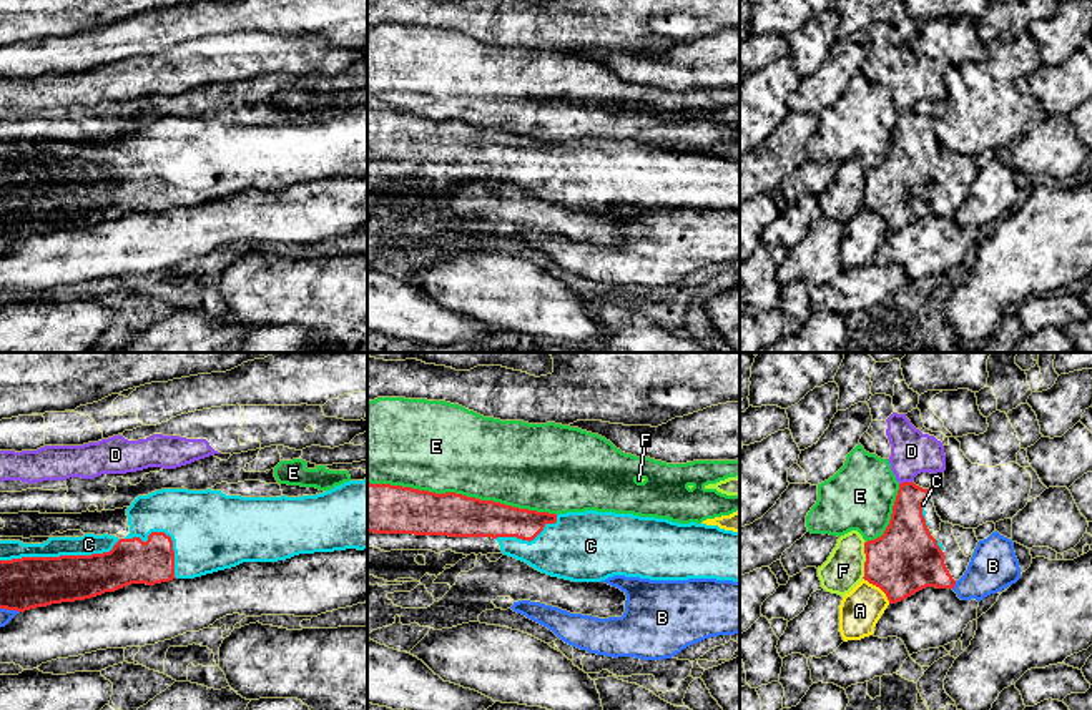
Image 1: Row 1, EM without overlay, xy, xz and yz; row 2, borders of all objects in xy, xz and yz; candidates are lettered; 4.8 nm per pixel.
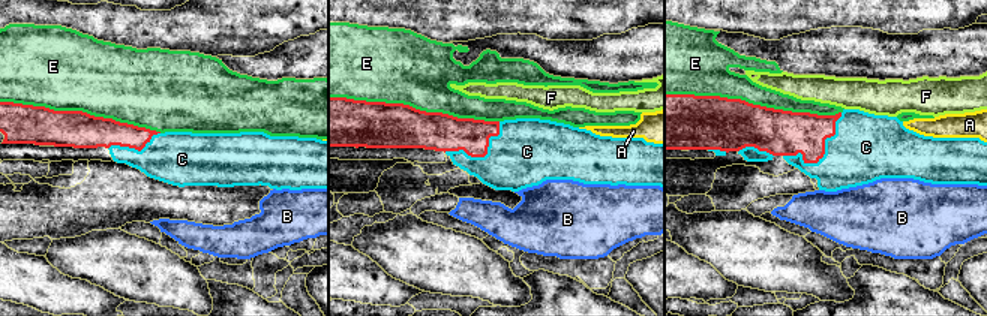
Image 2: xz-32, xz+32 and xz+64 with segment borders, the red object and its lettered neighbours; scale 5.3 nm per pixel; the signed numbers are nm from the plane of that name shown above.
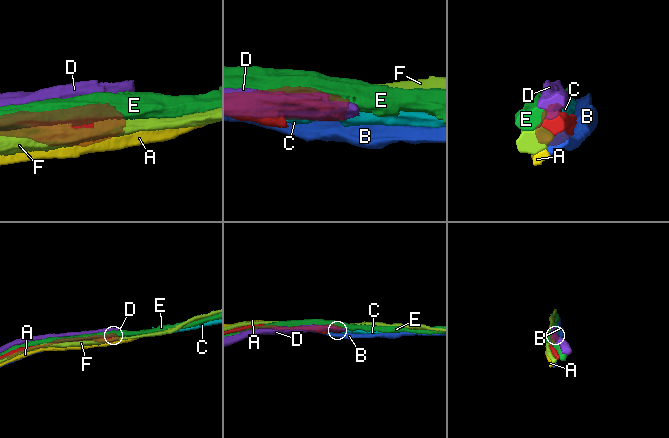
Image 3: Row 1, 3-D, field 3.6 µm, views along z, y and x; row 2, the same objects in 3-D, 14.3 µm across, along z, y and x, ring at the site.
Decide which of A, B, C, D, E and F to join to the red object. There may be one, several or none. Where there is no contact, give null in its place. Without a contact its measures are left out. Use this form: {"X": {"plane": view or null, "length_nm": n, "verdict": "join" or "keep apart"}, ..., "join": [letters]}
{"A": {"plane": "yz", "length_nm": 180, "verdict": "keep apart"}, "B": {"plane": "yz", "length_nm": 50, "verdict": "keep apart"}, "C": {"plane": "xy", "length_nm": 600, "verdict": "join"}, "D": {"plane": "yz", "length_nm": 70, "verdict": "keep apart"}, "E": {"plane": "xz", "length_nm": 950, "verdict": "keep apart"}, "F": {"plane": "yz", "length_nm": 180, "verdict": "keep apart"}, "join": ["C"]}

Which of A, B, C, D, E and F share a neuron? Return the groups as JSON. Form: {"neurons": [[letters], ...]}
{"neurons": [["A"], ["B"], ["C"], ["D"], ["E"], ["F"]]}

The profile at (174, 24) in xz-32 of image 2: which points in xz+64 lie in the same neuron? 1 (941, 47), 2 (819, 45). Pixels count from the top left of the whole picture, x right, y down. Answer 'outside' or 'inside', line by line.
1: outside
2: outside

